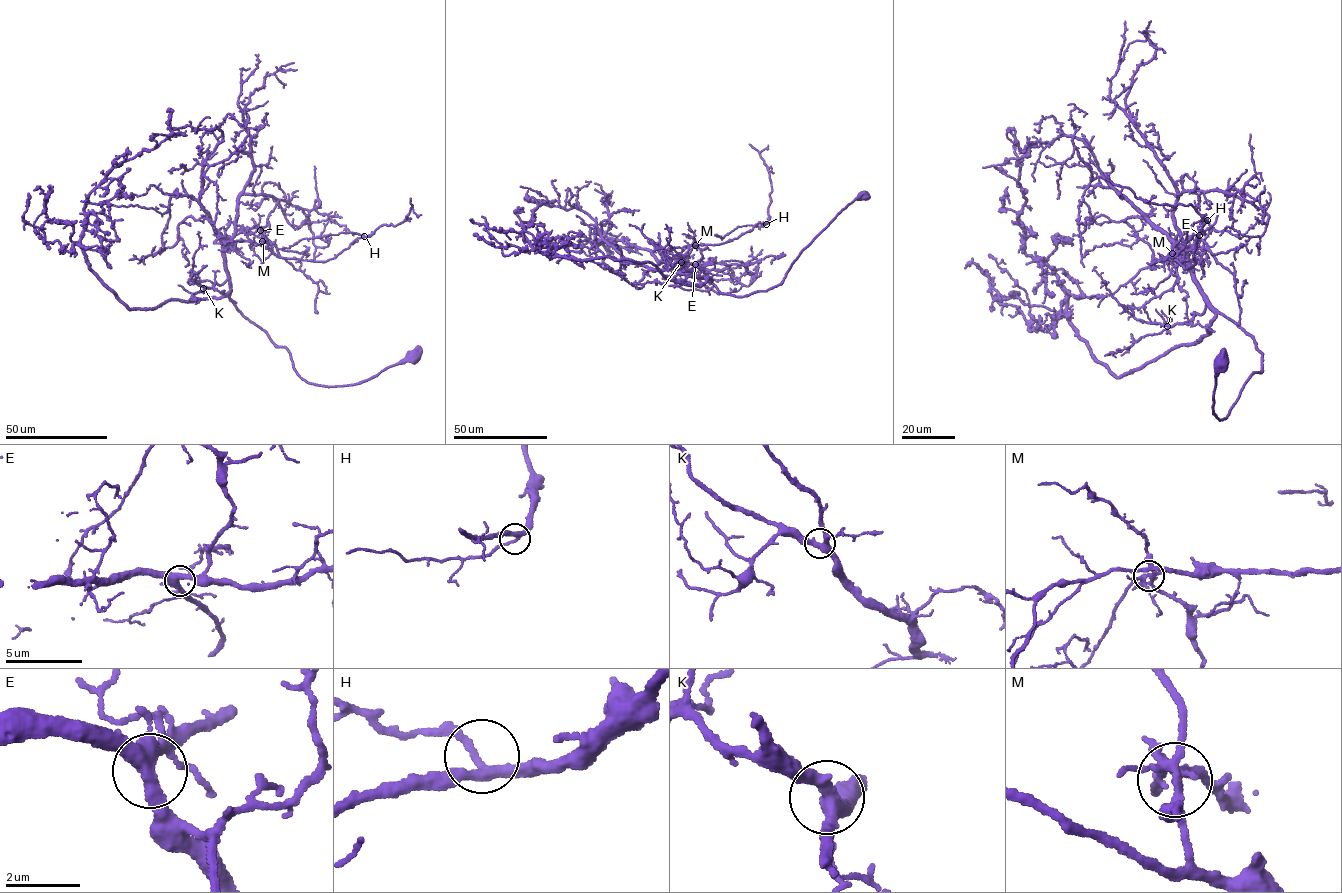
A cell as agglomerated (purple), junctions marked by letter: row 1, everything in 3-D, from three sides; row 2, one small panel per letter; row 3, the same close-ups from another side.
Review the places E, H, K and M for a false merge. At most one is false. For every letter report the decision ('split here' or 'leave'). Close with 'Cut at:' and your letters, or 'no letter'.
E: leave
H: leave
K: leave
M: split here
Cut at: M

